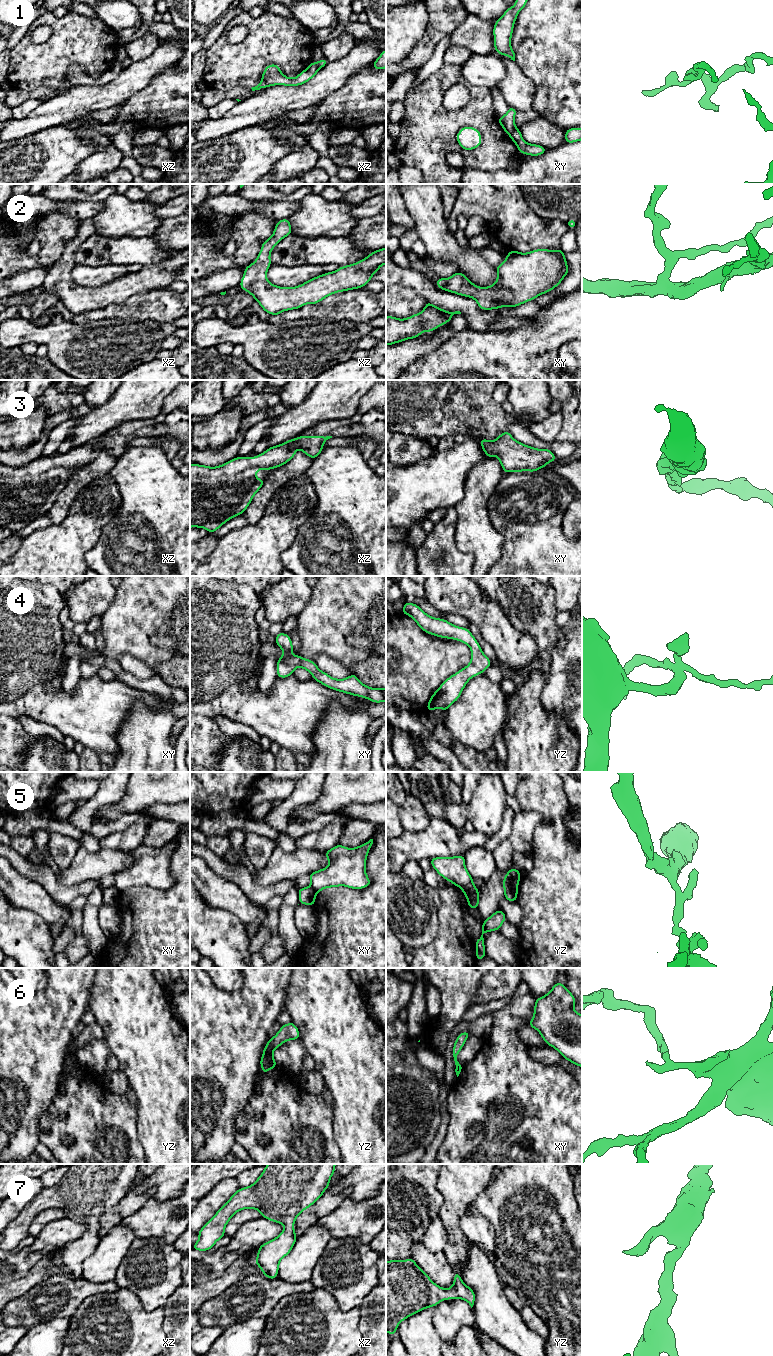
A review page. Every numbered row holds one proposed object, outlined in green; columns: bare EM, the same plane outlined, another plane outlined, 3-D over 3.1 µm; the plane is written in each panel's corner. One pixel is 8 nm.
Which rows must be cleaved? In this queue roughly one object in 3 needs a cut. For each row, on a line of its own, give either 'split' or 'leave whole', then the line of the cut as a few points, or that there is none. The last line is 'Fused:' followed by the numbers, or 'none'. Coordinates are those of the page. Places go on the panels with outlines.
1: split; cut xy (516, 127), (509, 135)
2: leave whole; cut none
3: leave whole; cut none
4: leave whole; cut none
5: split; cut yz (476, 888), (462, 889)
6: leave whole; cut none
7: leave whole; cut none
Fused: 1, 5

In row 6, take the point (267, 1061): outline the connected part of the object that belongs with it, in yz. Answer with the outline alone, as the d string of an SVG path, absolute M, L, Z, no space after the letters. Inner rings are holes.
M293 1023L282 1025L277 1034L270 1038L263 1049L263 1056L260 1059L262 1073L266 1074L270 1069L277 1067L273 1051L288 1040L300 1039L300 1033L297 1026Z

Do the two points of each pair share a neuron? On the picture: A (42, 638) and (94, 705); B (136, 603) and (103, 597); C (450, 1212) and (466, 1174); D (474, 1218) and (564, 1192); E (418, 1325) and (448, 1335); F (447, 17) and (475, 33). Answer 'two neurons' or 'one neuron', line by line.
A: one neuron
B: two neurons
C: one neuron
D: two neurons
E: two neurons
F: two neurons

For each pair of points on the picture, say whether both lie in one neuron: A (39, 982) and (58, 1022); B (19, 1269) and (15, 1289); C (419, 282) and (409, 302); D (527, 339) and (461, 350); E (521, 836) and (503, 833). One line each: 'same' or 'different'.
A: different
B: different
C: different
D: same
E: different

